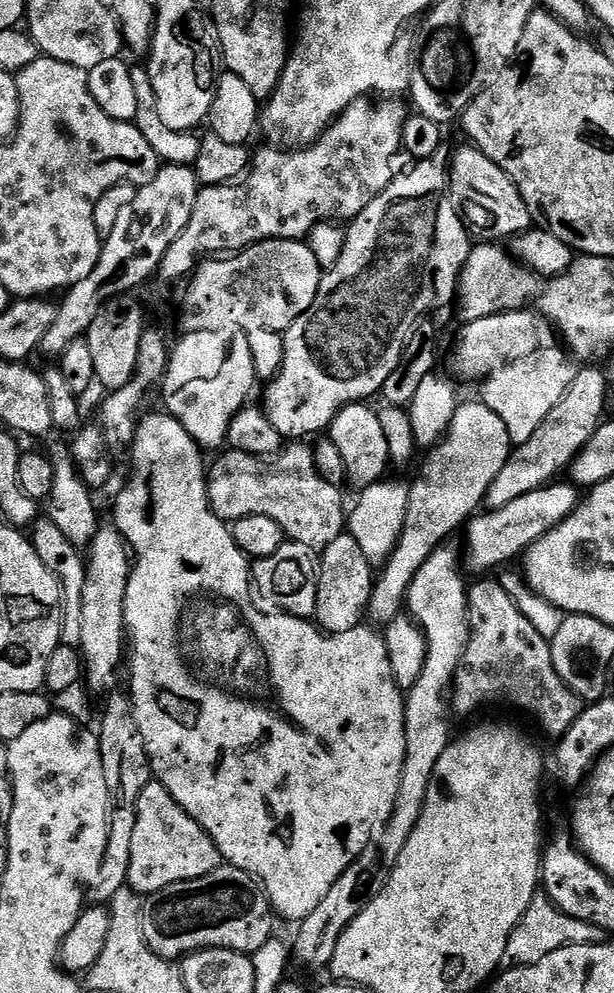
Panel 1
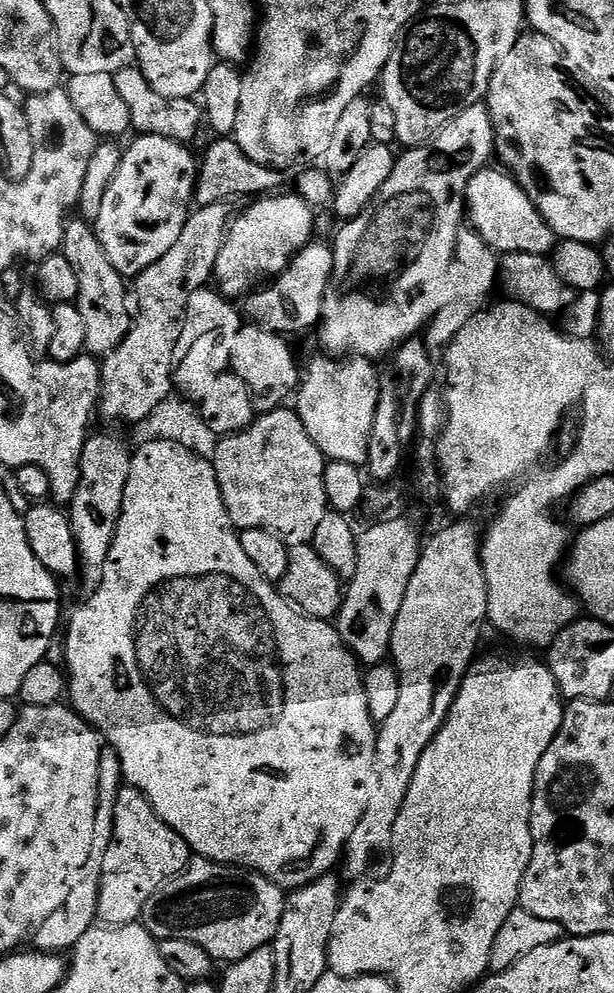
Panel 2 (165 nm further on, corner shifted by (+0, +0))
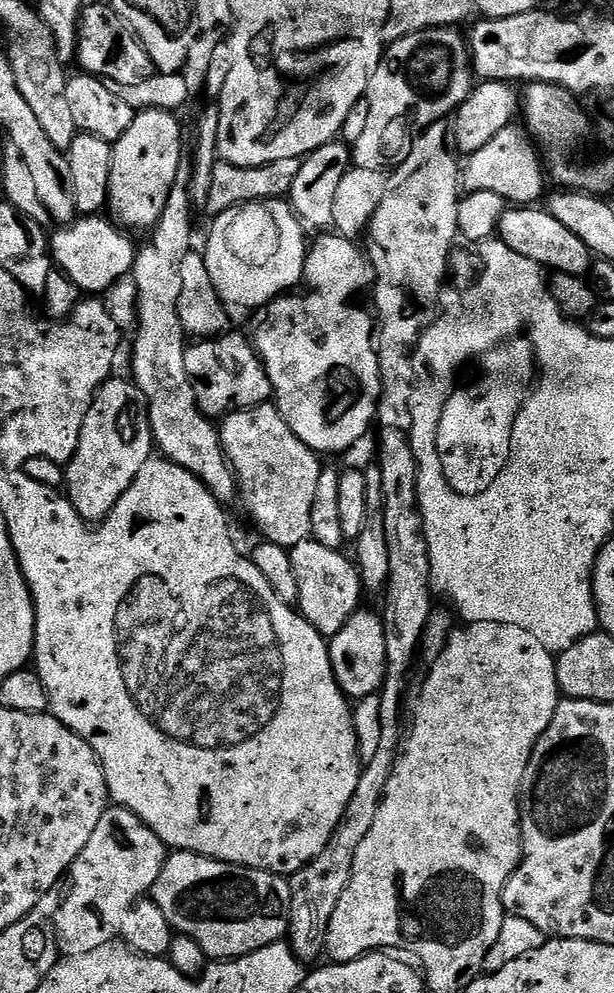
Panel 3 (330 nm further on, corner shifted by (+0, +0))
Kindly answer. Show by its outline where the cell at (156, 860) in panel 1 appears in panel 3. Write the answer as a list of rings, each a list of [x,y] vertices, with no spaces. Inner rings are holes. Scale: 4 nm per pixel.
[[[110,806],[102,814],[98,821],[98,827],[94,834],[90,834],[90,842],[86,842],[86,850],[78,854],[78,858],[70,869],[70,880],[72,876],[72,890],[60,905],[54,926],[54,937],[59,945],[59,951],[65,957],[77,956],[78,954],[90,954],[90,950],[96,950],[98,946],[106,946],[113,943],[120,935],[120,927],[128,911],[136,905],[139,900],[145,899],[151,893],[154,882],[162,874],[162,866],[168,860],[170,849],[163,844],[130,810],[119,806]]]

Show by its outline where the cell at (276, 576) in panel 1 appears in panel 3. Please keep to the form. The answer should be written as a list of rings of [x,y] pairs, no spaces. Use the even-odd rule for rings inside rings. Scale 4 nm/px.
[[[311,538],[306,542],[298,542],[298,546],[294,546],[290,551],[294,562],[294,578],[298,578],[298,611],[300,615],[311,622],[314,630],[321,632],[325,638],[336,636],[338,630],[342,630],[342,626],[346,626],[346,622],[350,622],[352,615],[361,607],[360,573],[355,563],[349,557],[347,560],[343,556],[345,554],[343,551],[330,546],[322,546],[317,540]]]

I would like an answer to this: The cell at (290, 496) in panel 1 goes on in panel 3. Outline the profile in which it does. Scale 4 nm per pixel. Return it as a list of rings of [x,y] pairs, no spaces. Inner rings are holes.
[[[272,402],[229,412],[218,431],[220,445],[236,478],[239,499],[244,499],[244,508],[264,535],[261,537],[289,550],[298,546],[298,542],[306,542],[312,534],[310,510],[314,510],[321,457],[286,426],[286,418],[282,418]]]

